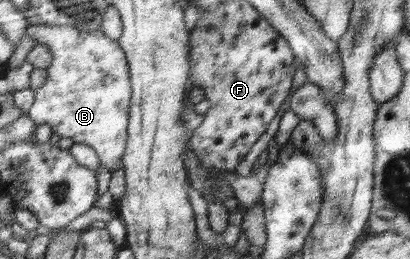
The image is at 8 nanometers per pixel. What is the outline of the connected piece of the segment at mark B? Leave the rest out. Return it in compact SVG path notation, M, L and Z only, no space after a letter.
M44 22L29 24L25 38L34 38L52 54L47 77L34 92L29 116L35 123L49 123L61 138L72 138L94 149L101 165L111 173L124 164L128 147L131 81L128 58L117 41L98 31L84 31L71 25Z

